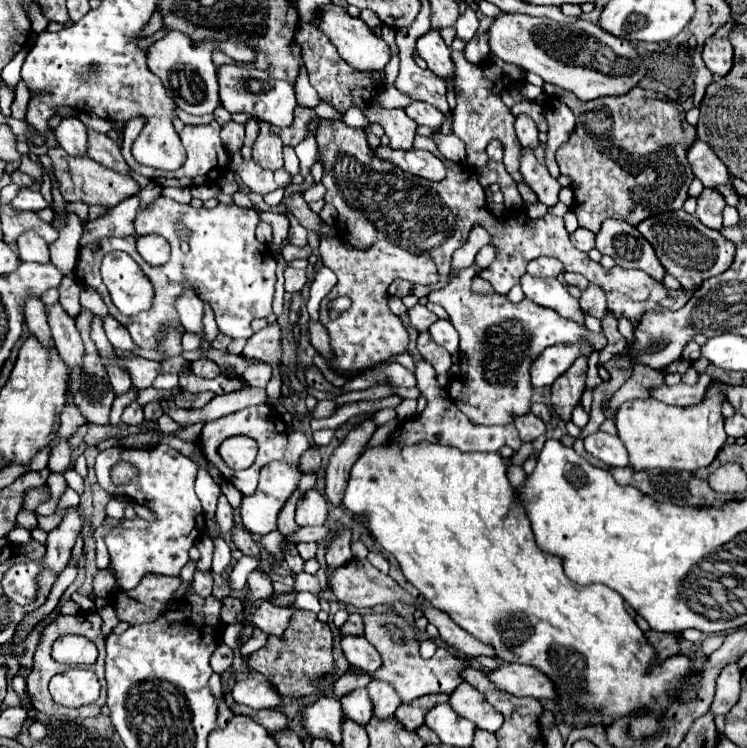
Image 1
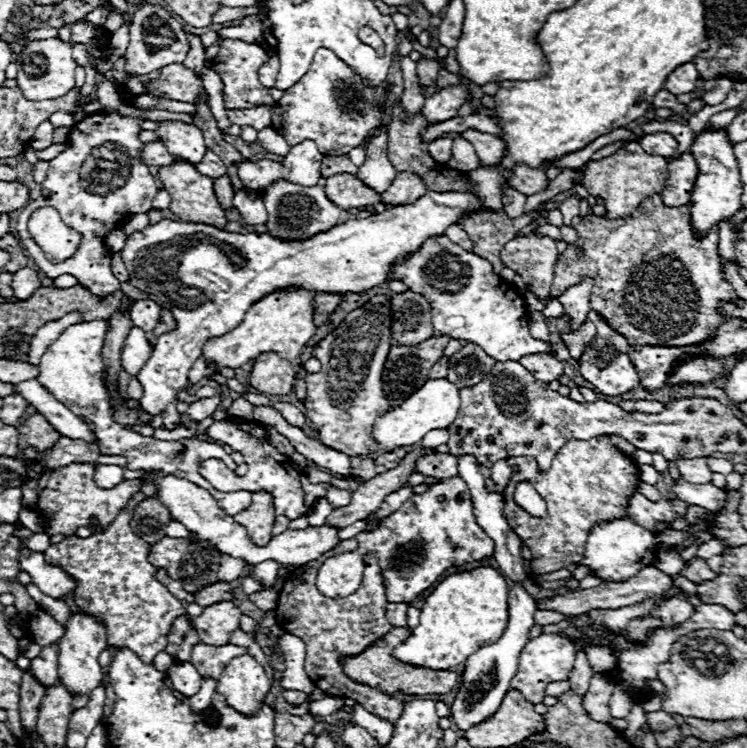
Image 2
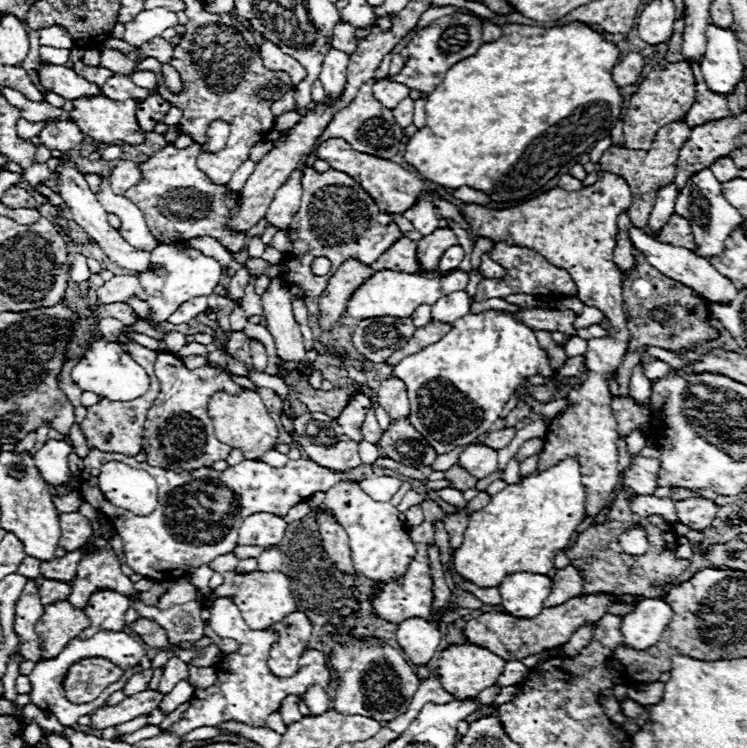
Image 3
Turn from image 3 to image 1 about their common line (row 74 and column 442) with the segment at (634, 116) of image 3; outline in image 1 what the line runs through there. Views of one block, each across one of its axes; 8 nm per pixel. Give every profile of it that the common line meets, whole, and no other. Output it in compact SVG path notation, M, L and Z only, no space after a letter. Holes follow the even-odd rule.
M364 614L362 618L364 623L364 637L371 642L376 650L380 650L380 656L384 660L382 668L376 670L372 676L376 680L390 682L404 702L412 702L414 698L420 698L420 696L426 696L426 694L438 694L438 692L452 694L456 690L456 686L460 682L464 682L462 670L466 670L468 664L462 658L456 658L454 654L450 654L446 648L438 648L432 658L424 660L420 656L420 640L418 640L418 634L420 632L416 630L414 624L406 622L402 616L398 616L398 614ZM382 622L394 622L400 628L404 628L406 642L404 644L392 642L392 638L388 636L388 632L380 626Z

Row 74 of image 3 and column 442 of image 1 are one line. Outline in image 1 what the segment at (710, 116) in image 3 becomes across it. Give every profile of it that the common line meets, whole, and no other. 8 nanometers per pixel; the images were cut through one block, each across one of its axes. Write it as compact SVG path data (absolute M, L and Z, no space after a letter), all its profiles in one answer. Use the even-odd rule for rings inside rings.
M430 694L430 696L424 696L424 698L416 698L410 704L402 704L396 710L396 718L404 724L406 730L416 730L424 724L426 710L432 710L440 702L448 702L448 698L450 698L448 694Z

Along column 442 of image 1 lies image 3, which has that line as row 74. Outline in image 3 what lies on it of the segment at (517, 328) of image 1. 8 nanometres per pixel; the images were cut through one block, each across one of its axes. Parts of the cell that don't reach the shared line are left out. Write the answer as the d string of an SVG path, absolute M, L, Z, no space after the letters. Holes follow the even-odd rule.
M264 40L264 44L260 46L260 54L262 54L262 62L266 68L270 70L282 70L290 76L290 80L294 82L294 86L298 82L302 82L306 78L306 70L302 68L302 64L298 64L294 58L282 54L282 50L274 44L268 44L268 40Z

